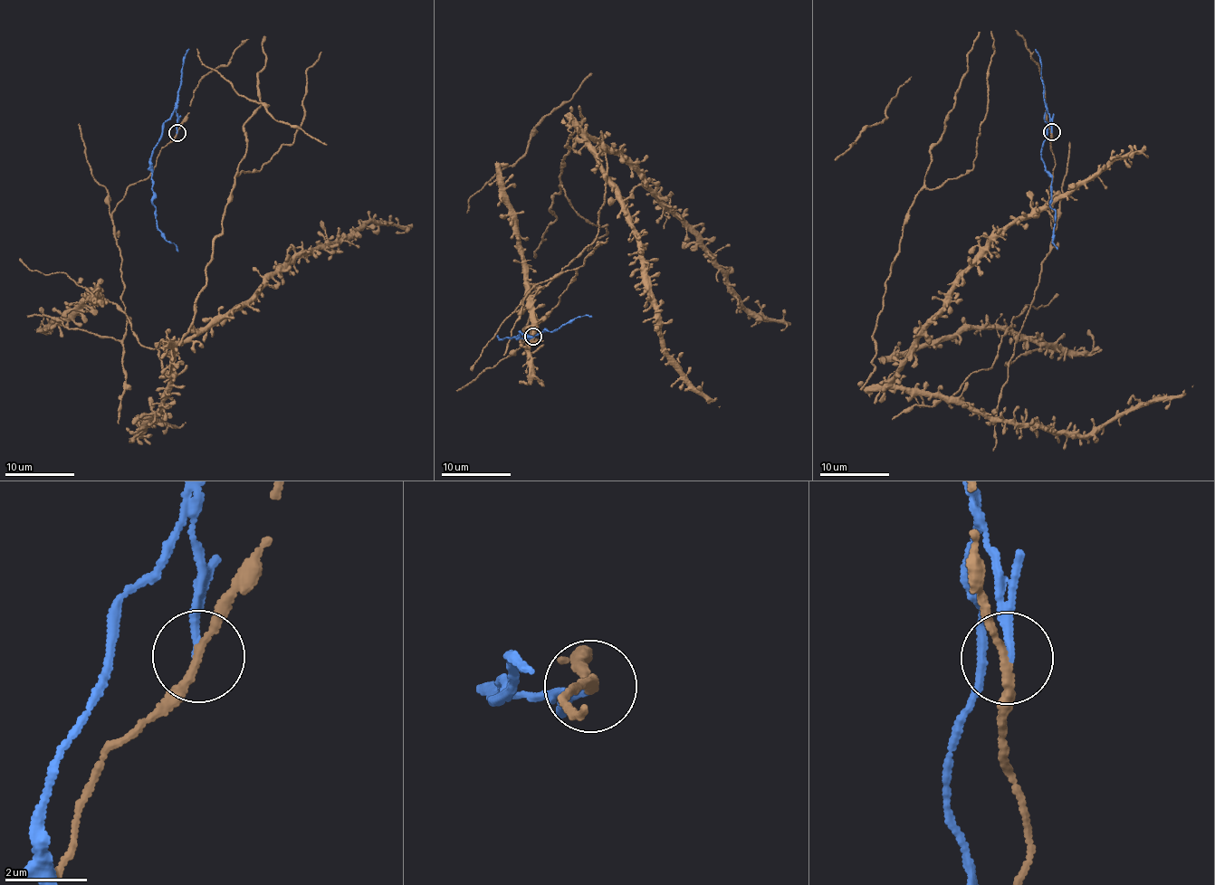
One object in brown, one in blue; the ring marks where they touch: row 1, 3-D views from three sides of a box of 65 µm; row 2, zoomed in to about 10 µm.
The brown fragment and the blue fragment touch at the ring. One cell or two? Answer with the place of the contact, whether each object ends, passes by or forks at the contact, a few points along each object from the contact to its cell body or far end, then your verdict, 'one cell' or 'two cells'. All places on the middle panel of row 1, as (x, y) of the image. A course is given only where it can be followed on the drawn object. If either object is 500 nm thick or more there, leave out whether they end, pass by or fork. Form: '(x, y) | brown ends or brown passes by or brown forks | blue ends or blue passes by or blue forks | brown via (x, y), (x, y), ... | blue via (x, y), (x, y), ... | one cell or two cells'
(532, 337) | brown passes by | blue ends | brown via (533, 337), (576, 271), (521, 313), (529, 289), (605, 202), (572, 108), (559, 174), (607, 224), (590, 244) | blue via (533, 337), (516, 339), (521, 333), (519, 331), (532, 337), (580, 316), (592, 317) | two cells

